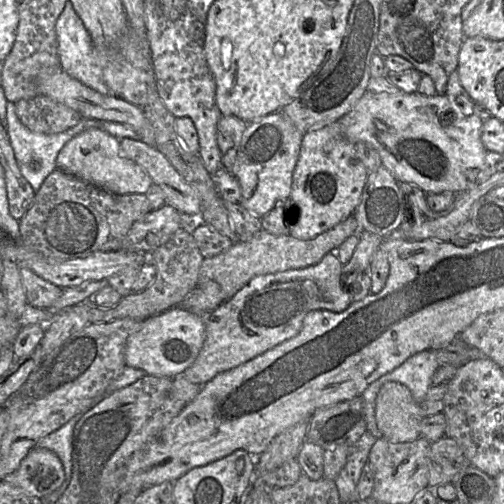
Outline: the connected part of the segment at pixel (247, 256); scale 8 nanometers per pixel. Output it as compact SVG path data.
M353 215L332 229L311 240L299 240L289 235L272 235L261 230L247 241L238 240L225 252L204 258L200 267L200 281L217 282L225 300L233 297L253 277L292 269L300 269L319 263L323 257L334 252L348 237L356 235L359 225Z

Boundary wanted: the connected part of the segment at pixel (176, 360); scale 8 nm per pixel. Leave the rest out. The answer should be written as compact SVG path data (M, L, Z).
M181 305L143 320L126 340L125 366L141 369L152 376L172 378L182 374L193 364L203 346L205 323L205 315L189 311Z

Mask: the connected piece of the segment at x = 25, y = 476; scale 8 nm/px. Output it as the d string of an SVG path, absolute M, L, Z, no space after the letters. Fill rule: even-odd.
M34 447L7 480L41 501L64 482L64 470L52 451Z

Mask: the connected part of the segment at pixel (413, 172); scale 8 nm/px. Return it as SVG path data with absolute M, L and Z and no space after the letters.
M367 92L354 108L336 123L352 144L364 142L371 145L377 151L382 166L398 183L415 185L426 194L446 191L457 194L485 181L490 175L491 155L481 142L483 120L476 114L465 115L446 95Z

